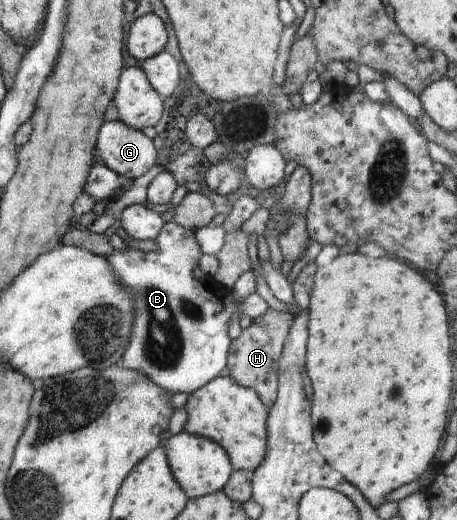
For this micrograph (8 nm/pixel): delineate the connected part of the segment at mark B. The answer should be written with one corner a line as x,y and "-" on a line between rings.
174,221
167,222
154,241
157,245
157,251
143,252
142,250
115,250
107,258
108,262
120,275
122,282
128,287
132,300
134,301
135,317
134,325
132,326
131,340
118,365
145,374
150,378
150,381
154,381
156,384
163,386
163,389
169,390
171,393
185,392
190,394
197,391
199,388
202,388
205,384
209,384
214,378
223,376
223,373
227,373
227,364
231,356
231,347
235,341
235,337
231,337
231,325
235,325
235,317
232,317
232,315
236,312
238,316
243,314
240,312
239,306
245,302
251,293
255,293
256,275
252,270
246,271
239,279
237,279
237,281
235,281
235,285
232,287
232,294
229,297
219,297
219,293
215,293
215,289
212,289
211,285
207,285
207,275
199,268
199,259
202,254
200,253
200,247
195,239
194,232
185,229

